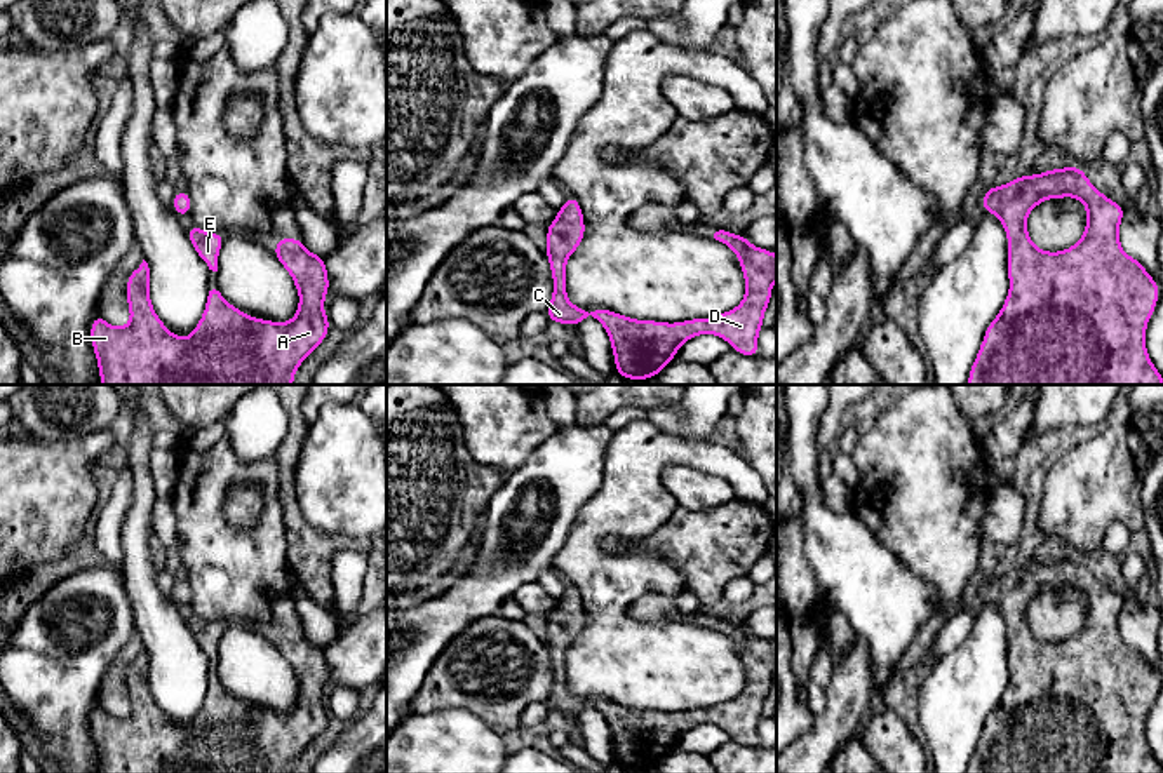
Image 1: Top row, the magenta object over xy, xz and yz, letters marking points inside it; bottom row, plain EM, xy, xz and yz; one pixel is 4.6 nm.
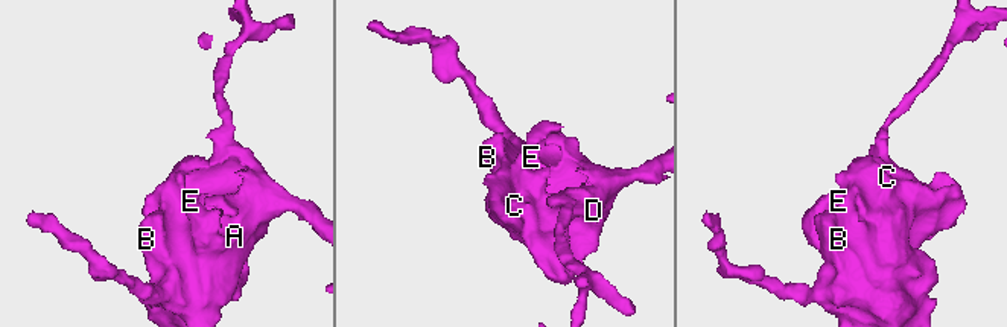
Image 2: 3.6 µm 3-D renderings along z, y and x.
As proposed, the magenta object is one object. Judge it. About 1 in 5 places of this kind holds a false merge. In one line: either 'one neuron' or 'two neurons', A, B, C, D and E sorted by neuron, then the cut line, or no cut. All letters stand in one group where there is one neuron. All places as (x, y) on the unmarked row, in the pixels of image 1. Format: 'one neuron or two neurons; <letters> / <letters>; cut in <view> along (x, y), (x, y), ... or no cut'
one neuron; A B C D E; no cut

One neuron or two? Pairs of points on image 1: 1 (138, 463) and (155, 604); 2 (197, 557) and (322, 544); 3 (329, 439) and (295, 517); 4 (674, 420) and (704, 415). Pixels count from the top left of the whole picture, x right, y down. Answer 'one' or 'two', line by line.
1: one
2: two
3: two
4: one

